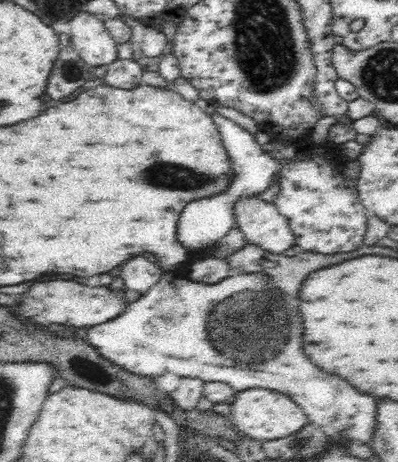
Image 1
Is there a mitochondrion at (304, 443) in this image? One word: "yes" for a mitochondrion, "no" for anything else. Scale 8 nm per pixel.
yes

